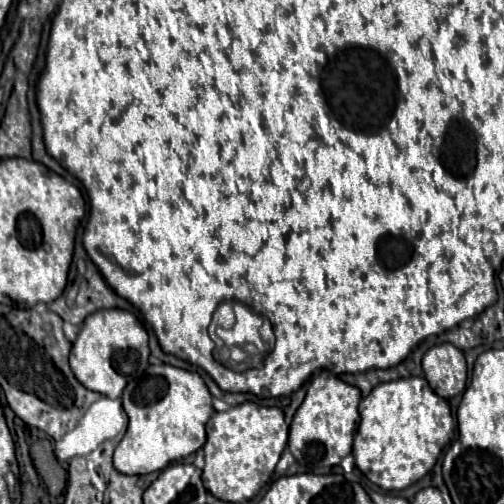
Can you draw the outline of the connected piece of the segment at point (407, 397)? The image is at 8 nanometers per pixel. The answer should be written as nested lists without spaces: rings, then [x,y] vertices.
[[[419,376],[399,378],[393,382],[383,382],[373,388],[359,404],[360,422],[353,441],[353,456],[356,467],[383,490],[403,490],[417,480],[421,480],[437,462],[441,450],[453,438],[453,416],[445,398],[437,396],[429,382]]]

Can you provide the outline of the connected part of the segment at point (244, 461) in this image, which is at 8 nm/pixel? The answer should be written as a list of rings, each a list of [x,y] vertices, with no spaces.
[[[243,402],[225,412],[215,412],[207,422],[207,442],[203,484],[223,502],[251,500],[271,480],[271,474],[287,446],[287,424],[283,410],[277,406],[259,406]]]

